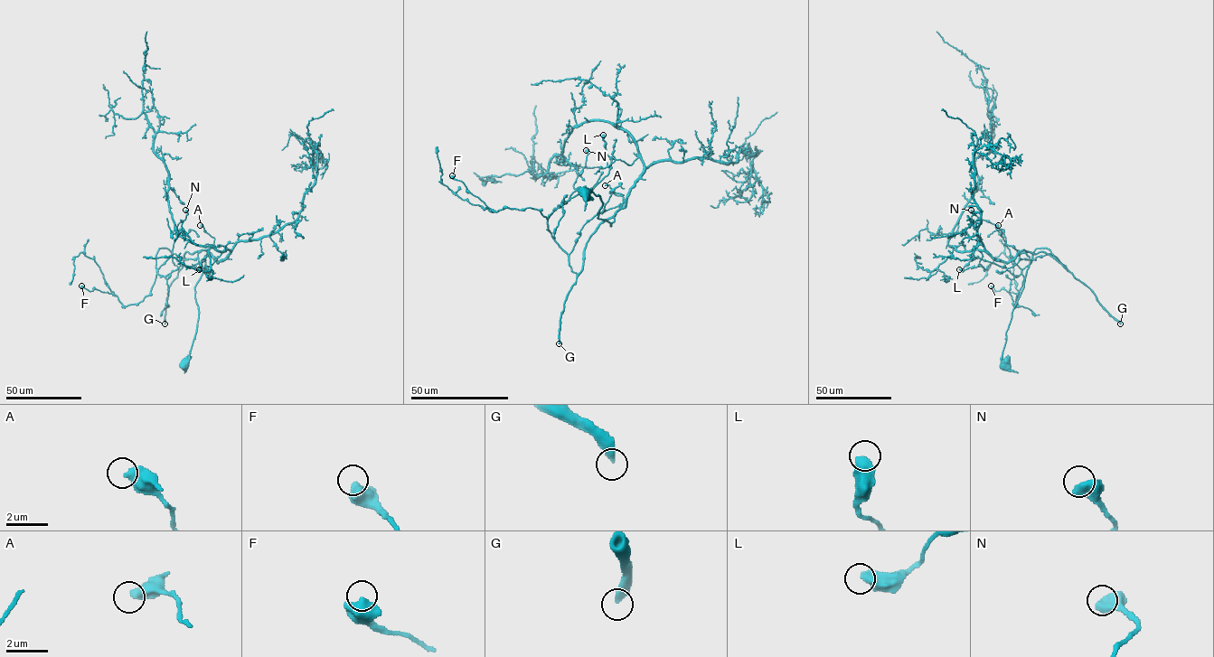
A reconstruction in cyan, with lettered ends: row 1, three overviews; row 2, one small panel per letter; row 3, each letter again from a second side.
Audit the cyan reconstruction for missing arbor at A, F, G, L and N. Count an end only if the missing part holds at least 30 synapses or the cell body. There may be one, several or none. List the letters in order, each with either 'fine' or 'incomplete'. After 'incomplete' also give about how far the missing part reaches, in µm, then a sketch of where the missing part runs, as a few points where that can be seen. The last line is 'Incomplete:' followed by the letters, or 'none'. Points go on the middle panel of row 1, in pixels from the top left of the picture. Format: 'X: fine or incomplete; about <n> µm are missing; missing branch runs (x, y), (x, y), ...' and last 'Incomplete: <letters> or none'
A: fine
F: fine
G: incomplete; about 650 µm are missing
L: fine
N: fine
Incomplete: G

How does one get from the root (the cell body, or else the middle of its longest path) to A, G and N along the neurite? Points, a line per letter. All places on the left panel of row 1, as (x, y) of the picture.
A: (184, 365), (210, 253), (186, 251), (180, 269), (173, 255), (195, 258), (213, 246), (200, 225)
G: (184, 365), (197, 330), (194, 286), (210, 253), (206, 250), (184, 253), (183, 266), (168, 288), (164, 323)
N: (184, 365), (210, 253), (186, 251), (180, 269), (168, 248), (155, 258), (157, 269), (171, 255), (185, 210)

